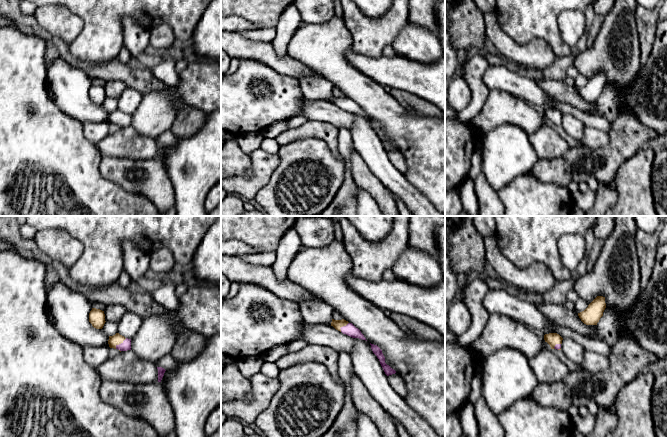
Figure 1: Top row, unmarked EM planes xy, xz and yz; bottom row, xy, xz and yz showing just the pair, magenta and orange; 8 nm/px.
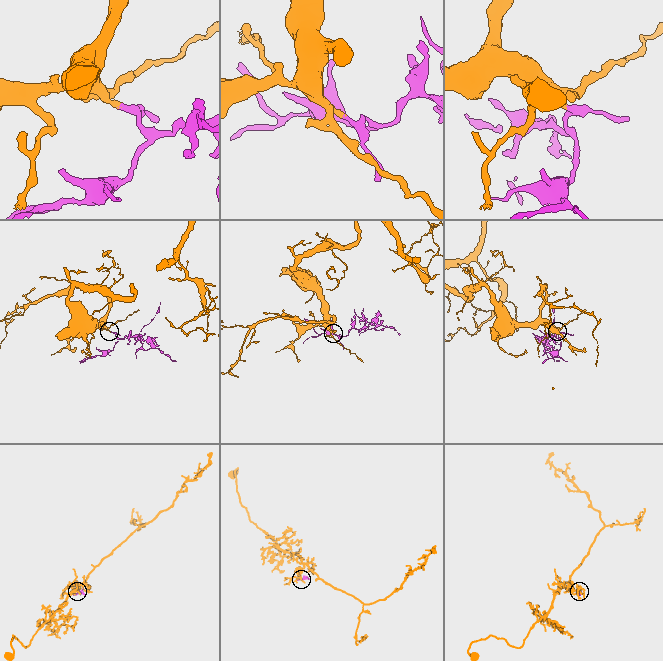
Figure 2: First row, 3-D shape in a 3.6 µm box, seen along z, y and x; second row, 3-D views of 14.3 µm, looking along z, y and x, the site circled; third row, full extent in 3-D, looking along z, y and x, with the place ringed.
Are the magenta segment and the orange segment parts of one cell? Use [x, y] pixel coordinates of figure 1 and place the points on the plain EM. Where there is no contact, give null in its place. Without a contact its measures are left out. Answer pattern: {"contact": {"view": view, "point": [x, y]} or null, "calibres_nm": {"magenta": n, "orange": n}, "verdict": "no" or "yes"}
{"contact": {"view": "xy", "point": [121, 119]}, "calibres_nm": {"magenta": 80, "orange": 90}, "verdict": "yes"}

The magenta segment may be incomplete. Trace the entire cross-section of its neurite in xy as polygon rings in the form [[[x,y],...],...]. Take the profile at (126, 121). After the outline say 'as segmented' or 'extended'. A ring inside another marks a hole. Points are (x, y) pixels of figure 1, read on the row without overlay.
[[[116,109],[113,112],[109,112],[108,120],[110,124],[118,125],[121,127],[131,126],[131,115]]] | extended

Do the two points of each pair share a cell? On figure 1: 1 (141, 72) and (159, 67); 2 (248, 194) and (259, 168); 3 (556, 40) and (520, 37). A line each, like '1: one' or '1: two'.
1: two
2: one
3: one

